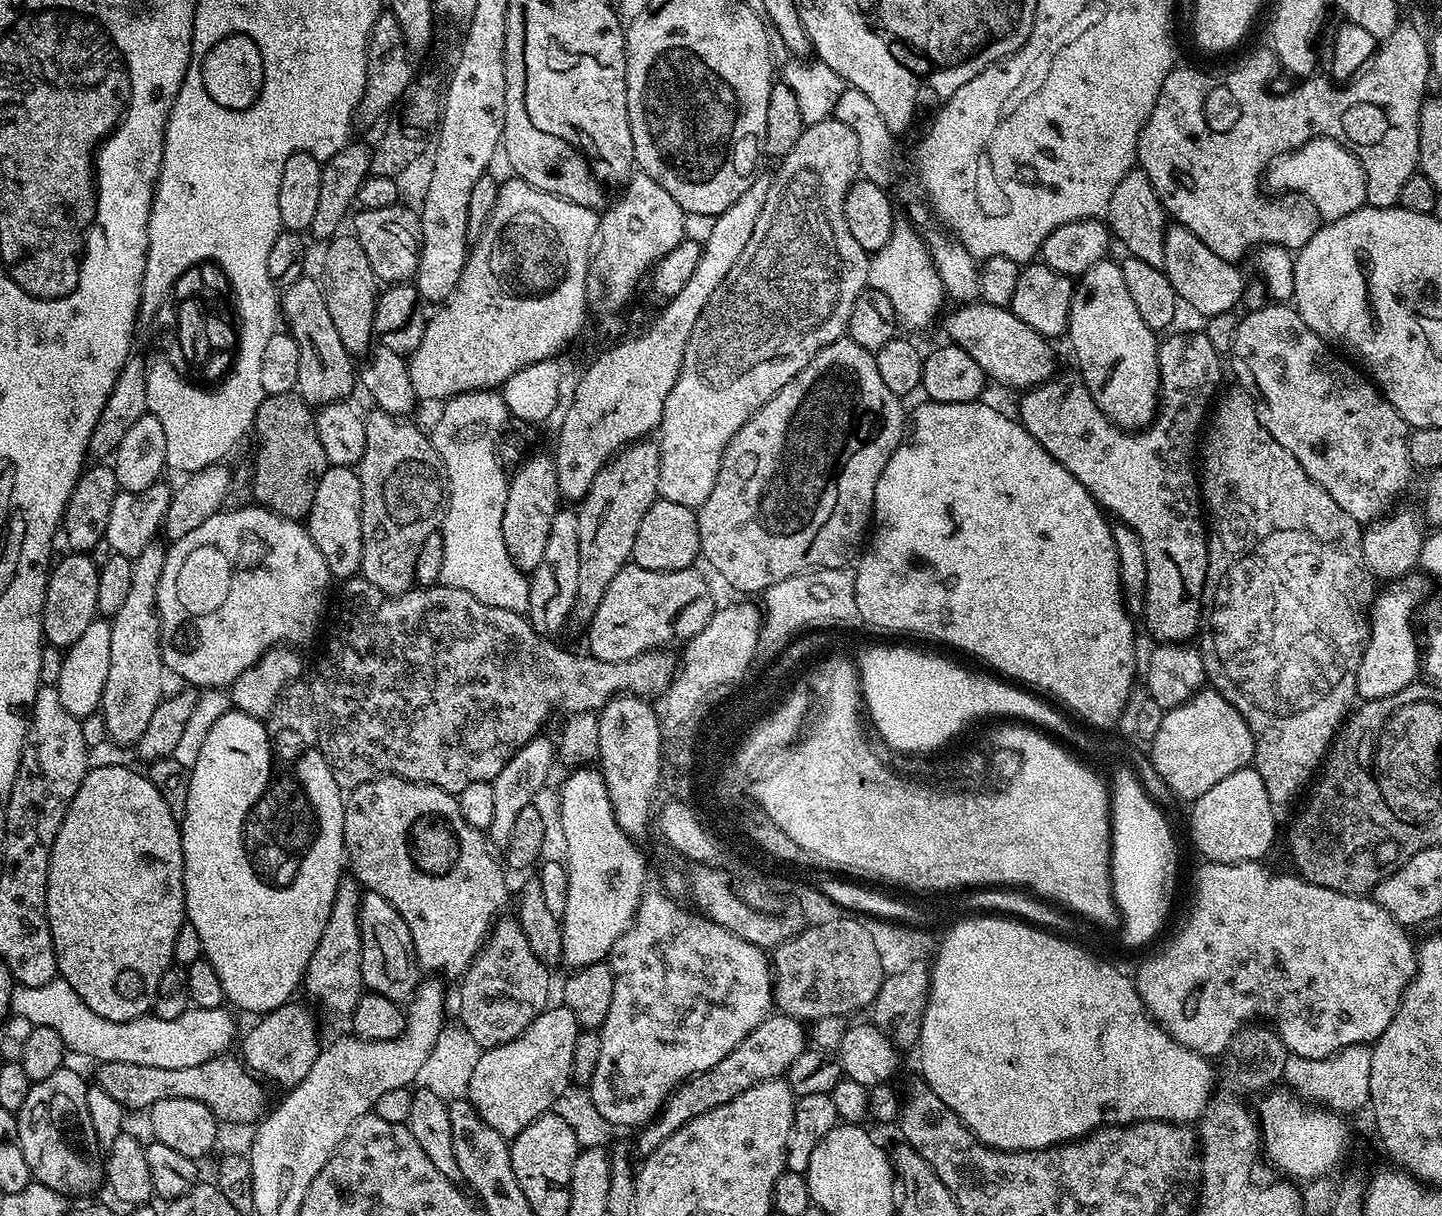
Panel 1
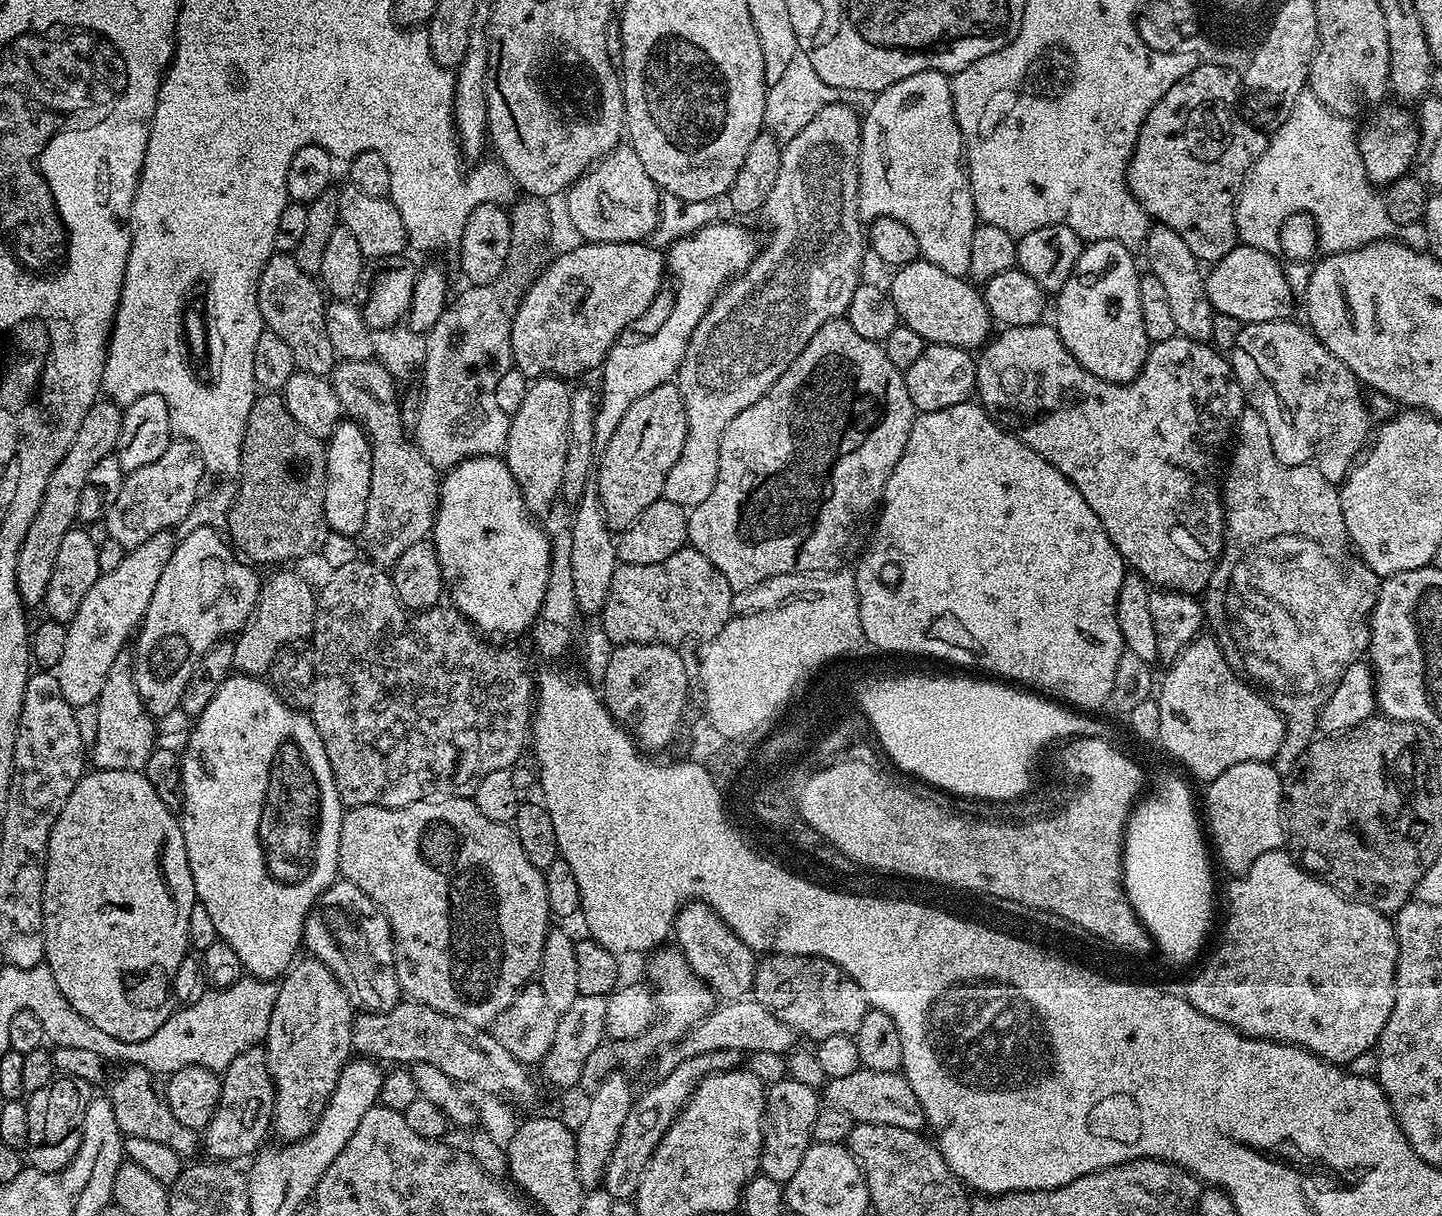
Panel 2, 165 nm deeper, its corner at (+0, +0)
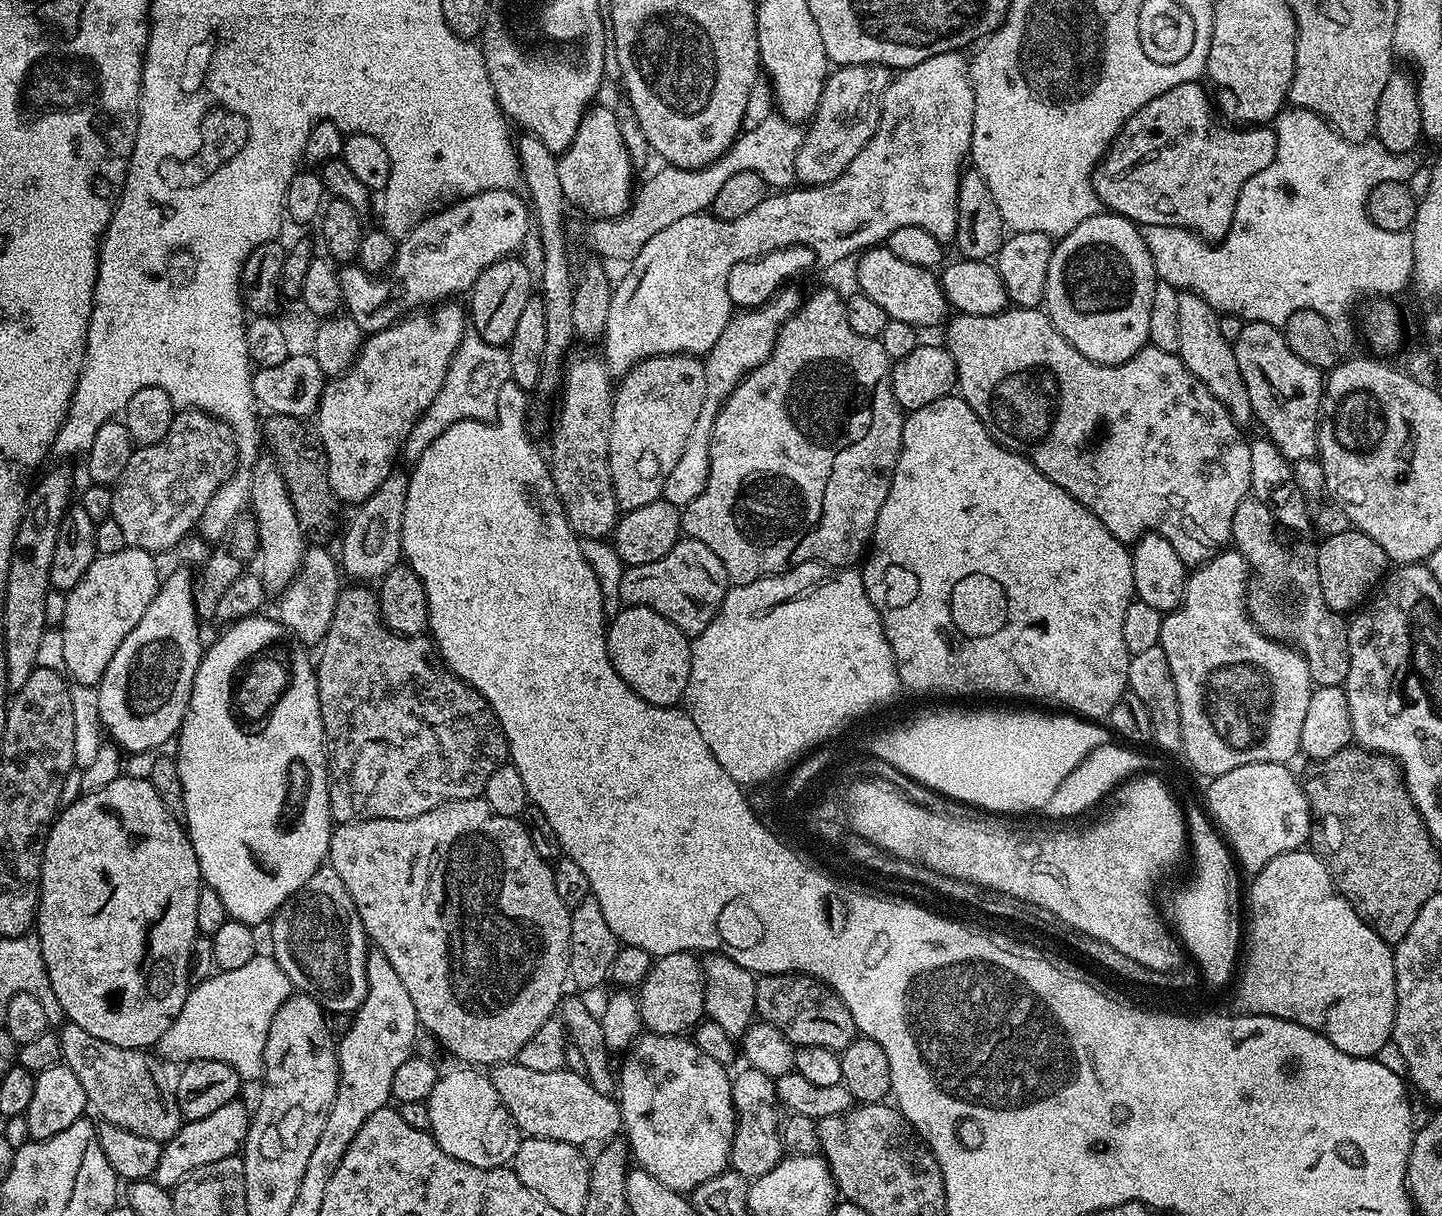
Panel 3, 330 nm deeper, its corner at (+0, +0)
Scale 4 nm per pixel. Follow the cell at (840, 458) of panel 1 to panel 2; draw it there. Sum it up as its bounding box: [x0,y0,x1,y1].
[688,318,917,593]

